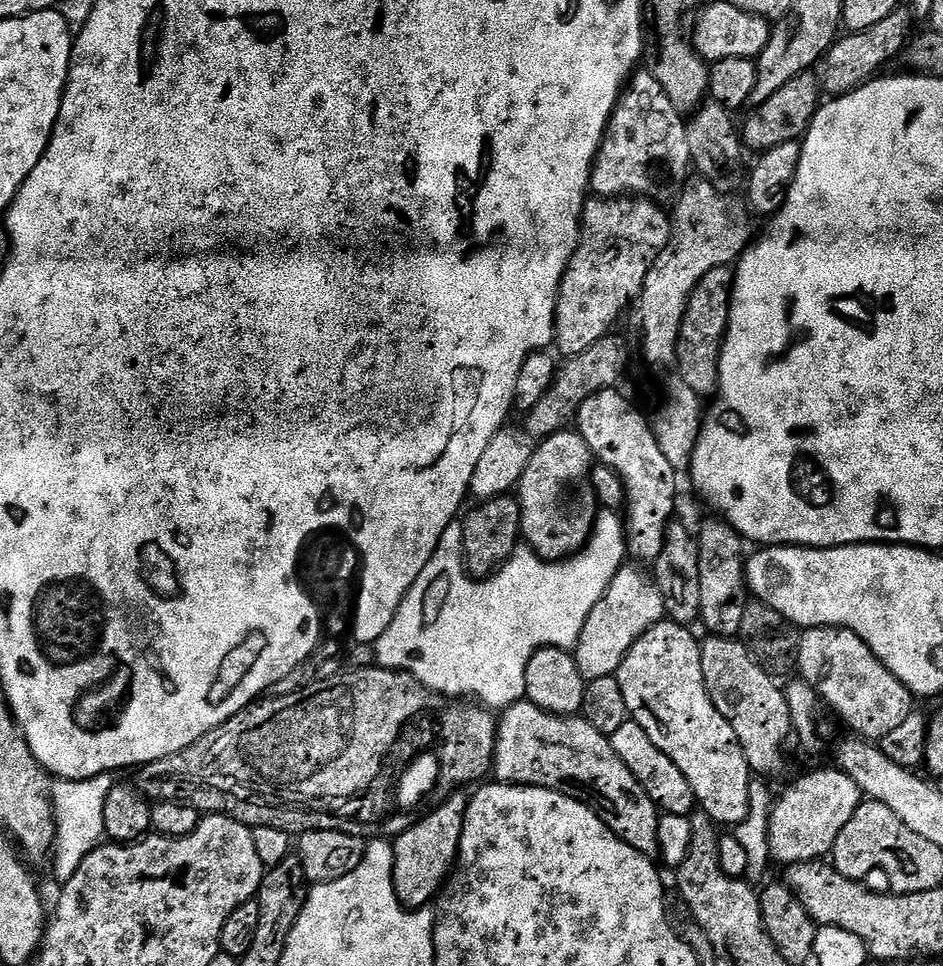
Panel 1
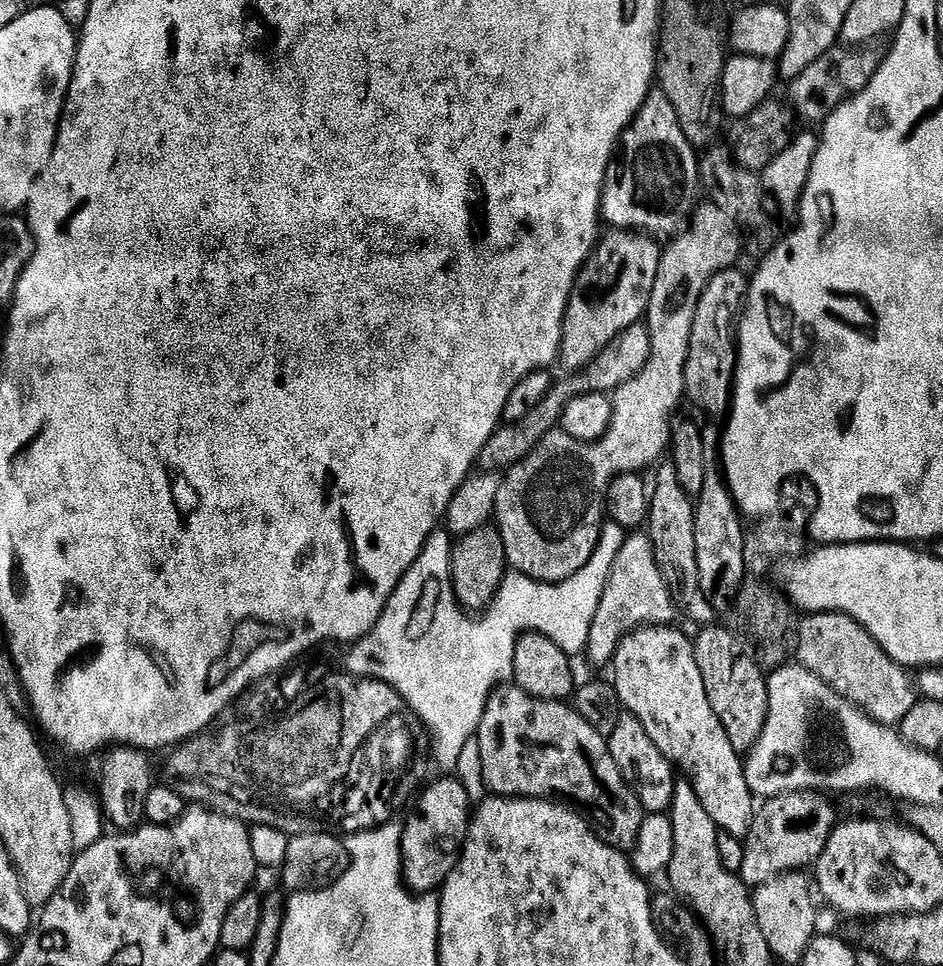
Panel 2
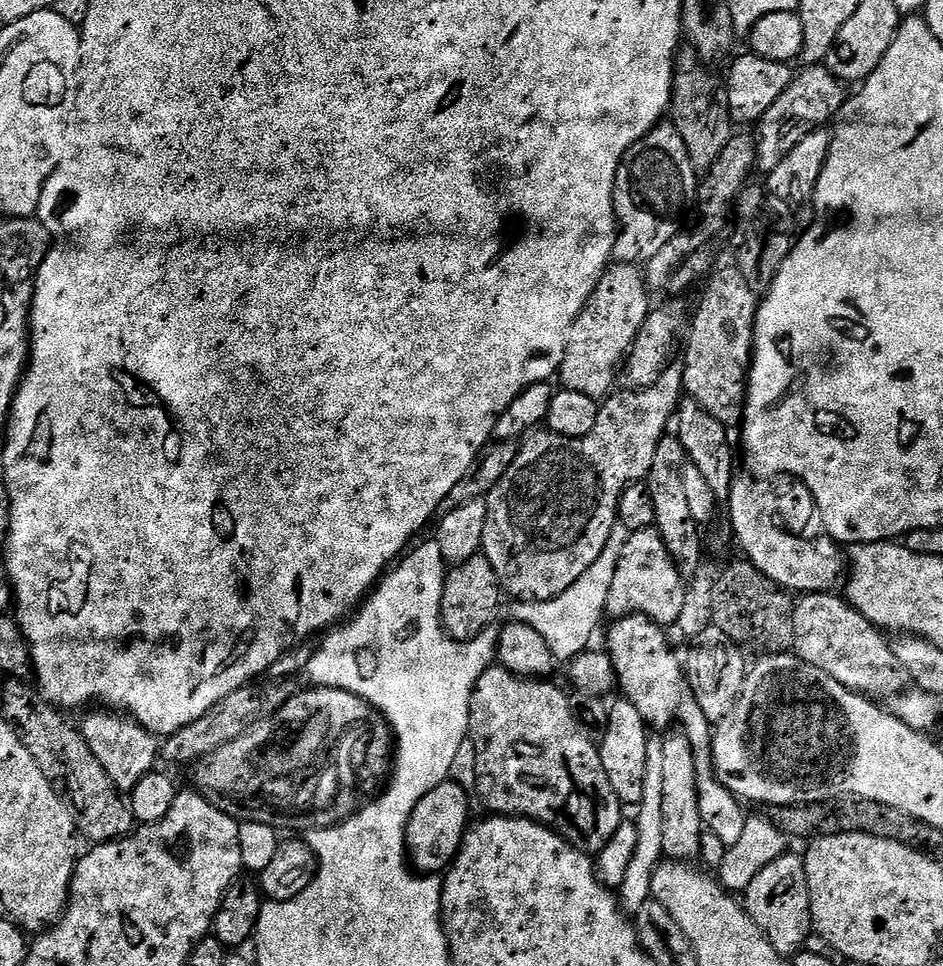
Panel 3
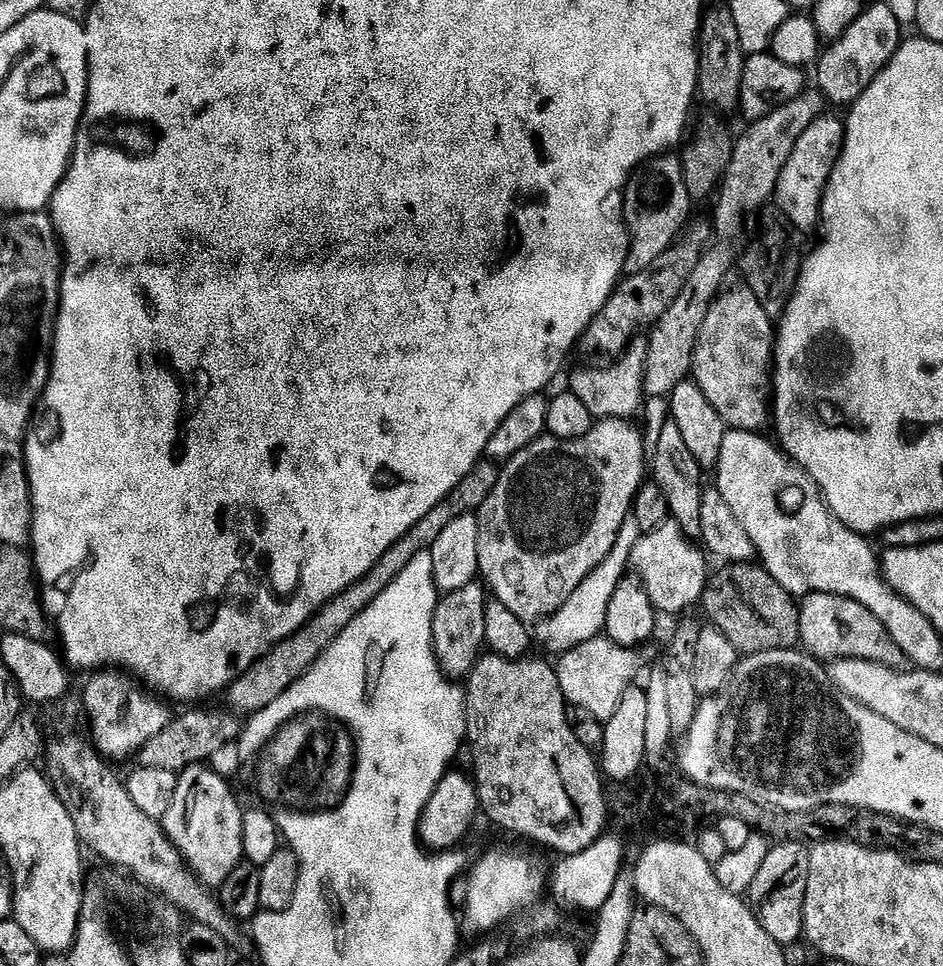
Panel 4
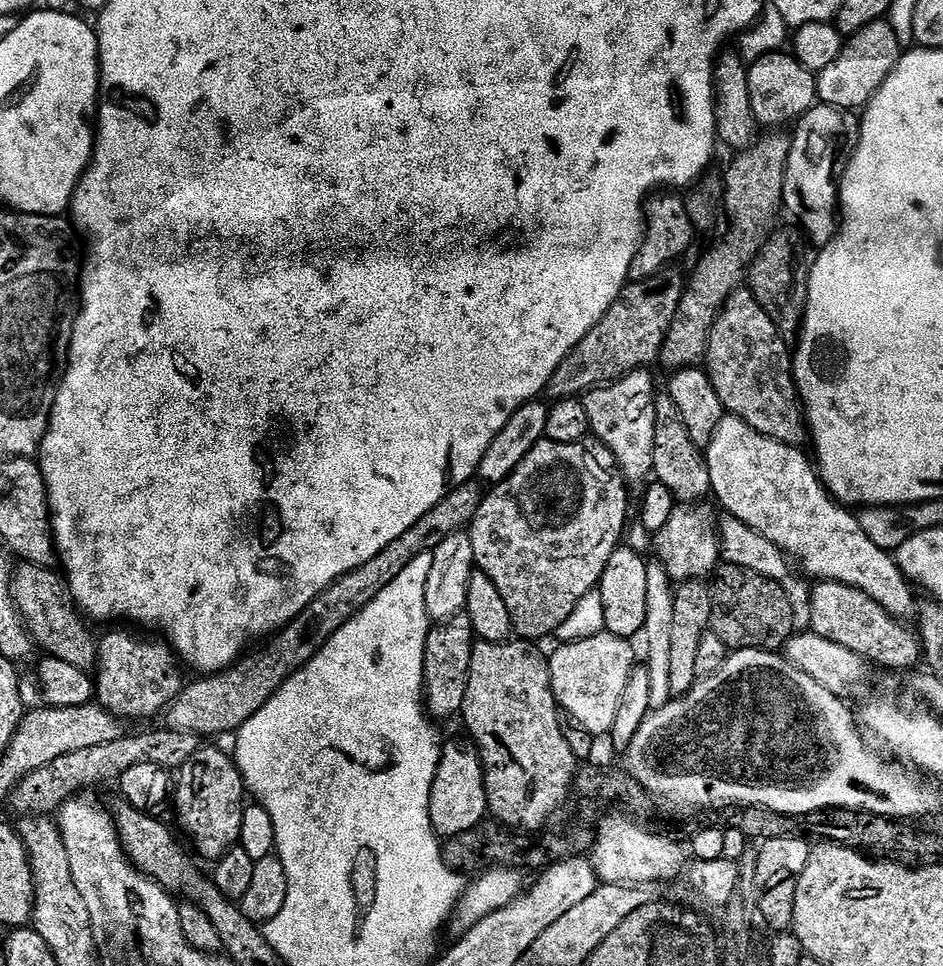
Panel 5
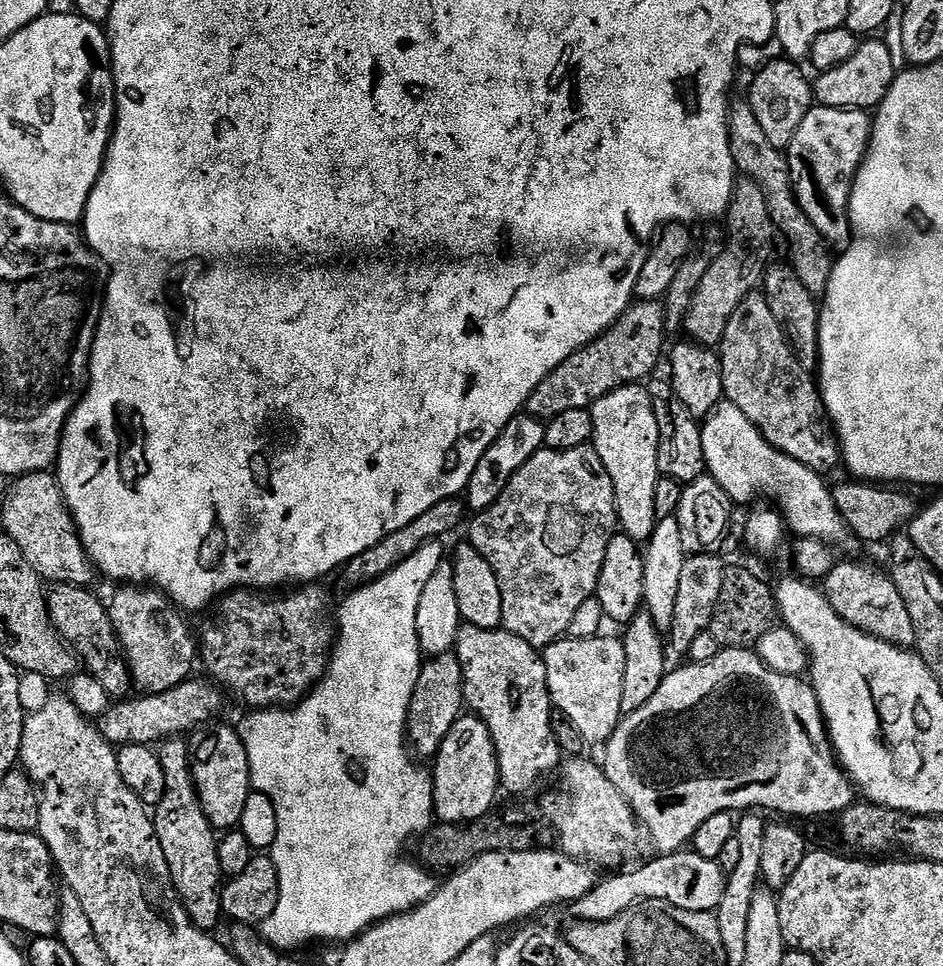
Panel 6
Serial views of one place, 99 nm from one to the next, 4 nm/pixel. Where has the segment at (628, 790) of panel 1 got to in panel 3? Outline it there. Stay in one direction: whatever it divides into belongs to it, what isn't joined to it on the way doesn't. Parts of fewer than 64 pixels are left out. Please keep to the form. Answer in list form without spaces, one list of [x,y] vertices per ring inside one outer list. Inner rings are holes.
[[[499,666],[486,669],[482,678],[478,678],[470,698],[468,719],[470,748],[472,744],[476,751],[476,792],[489,813],[537,820],[539,824],[555,829],[576,848],[599,854],[626,819],[626,808],[618,794],[614,794],[610,778],[606,778],[597,741],[574,718],[569,693],[548,683],[552,682],[515,676]]]

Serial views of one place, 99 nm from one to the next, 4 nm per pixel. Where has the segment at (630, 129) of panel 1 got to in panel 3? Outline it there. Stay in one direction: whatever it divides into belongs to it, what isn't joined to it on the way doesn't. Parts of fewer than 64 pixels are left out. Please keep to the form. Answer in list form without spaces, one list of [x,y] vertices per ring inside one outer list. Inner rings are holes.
[[[661,122],[626,150],[614,182],[614,206],[618,221],[615,259],[621,264],[647,264],[676,232],[681,231],[696,199],[698,170],[690,162],[686,142],[675,124]]]

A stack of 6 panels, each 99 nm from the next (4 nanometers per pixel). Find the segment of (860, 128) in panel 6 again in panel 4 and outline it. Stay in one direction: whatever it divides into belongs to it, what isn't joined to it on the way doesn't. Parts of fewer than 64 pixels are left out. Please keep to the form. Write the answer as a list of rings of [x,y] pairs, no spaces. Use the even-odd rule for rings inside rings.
[[[831,114],[819,116],[817,120],[810,122],[810,126],[806,126],[806,131],[802,133],[802,138],[798,138],[790,154],[790,162],[786,162],[782,170],[782,178],[778,178],[774,204],[795,231],[796,228],[800,232],[817,231],[824,191],[840,152],[844,149],[845,127],[845,121],[841,117],[839,120]]]

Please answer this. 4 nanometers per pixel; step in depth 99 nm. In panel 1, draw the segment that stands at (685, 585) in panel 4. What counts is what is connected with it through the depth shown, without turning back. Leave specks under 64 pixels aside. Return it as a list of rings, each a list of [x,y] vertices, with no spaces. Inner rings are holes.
[[[625,566],[614,574],[606,594],[590,610],[590,618],[586,618],[586,626],[582,626],[582,634],[578,638],[574,655],[578,670],[583,674],[585,681],[594,678],[606,678],[615,676],[622,666],[626,654],[650,630],[661,620],[665,619],[662,594],[658,590],[655,579],[643,572],[643,567]]]

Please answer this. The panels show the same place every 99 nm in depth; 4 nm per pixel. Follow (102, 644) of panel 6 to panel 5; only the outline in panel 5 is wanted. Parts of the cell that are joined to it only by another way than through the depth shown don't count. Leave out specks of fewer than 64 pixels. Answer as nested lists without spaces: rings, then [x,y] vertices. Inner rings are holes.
[[[21,563],[12,574],[12,601],[16,604],[20,616],[24,620],[25,629],[32,636],[37,645],[45,649],[47,655],[58,658],[62,662],[70,662],[70,666],[78,666],[85,670],[92,670],[98,664],[98,636],[95,636],[88,627],[89,621],[78,611],[76,601],[68,592],[65,577],[59,571],[51,572],[48,566]]]

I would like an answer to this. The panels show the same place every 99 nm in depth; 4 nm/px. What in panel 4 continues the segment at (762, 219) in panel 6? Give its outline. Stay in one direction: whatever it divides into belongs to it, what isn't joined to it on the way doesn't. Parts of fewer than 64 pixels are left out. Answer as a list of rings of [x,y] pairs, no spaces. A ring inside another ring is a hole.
[[[806,90],[798,98],[766,114],[766,118],[751,121],[747,125],[748,129],[741,136],[739,133],[738,139],[732,146],[732,161],[715,197],[717,200],[716,216],[714,215],[714,243],[705,251],[698,266],[694,266],[694,274],[686,278],[686,286],[682,286],[682,294],[674,298],[674,306],[670,306],[670,310],[662,314],[659,322],[652,325],[650,335],[647,337],[648,357],[644,367],[644,390],[649,397],[667,398],[672,395],[674,386],[689,379],[702,322],[706,322],[706,314],[712,299],[729,279],[728,271],[731,268],[733,271],[737,267],[742,249],[749,239],[747,224],[752,219],[755,221],[765,211],[764,203],[767,200],[769,203],[775,197],[778,178],[782,178],[782,170],[786,162],[790,162],[790,154],[798,138],[802,138],[806,126],[810,126],[810,122],[814,122],[819,116],[825,115],[825,112],[824,95],[818,90]]]

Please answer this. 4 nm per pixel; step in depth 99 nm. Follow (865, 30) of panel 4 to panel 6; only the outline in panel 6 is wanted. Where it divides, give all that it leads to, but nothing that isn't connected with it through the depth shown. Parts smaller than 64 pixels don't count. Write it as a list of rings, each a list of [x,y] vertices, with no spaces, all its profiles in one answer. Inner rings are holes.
[[[868,38],[857,45],[854,54],[842,62],[842,66],[821,72],[815,77],[814,100],[817,105],[826,108],[845,108],[859,112],[876,110],[886,98],[897,75],[898,70],[883,39]]]

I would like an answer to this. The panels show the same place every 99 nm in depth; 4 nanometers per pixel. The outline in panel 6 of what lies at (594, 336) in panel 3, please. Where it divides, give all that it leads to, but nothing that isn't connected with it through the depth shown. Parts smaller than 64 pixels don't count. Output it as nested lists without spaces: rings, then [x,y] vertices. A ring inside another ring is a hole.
[[[643,383],[627,384],[624,388],[598,398],[598,402],[592,404],[590,411],[594,422],[590,444],[595,448],[598,458],[602,458],[606,474],[610,474],[610,482],[614,486],[619,531],[631,540],[647,542],[656,529],[658,517],[654,510],[654,490],[661,477],[658,470],[658,418],[654,418],[654,406],[650,402],[648,389]]]

